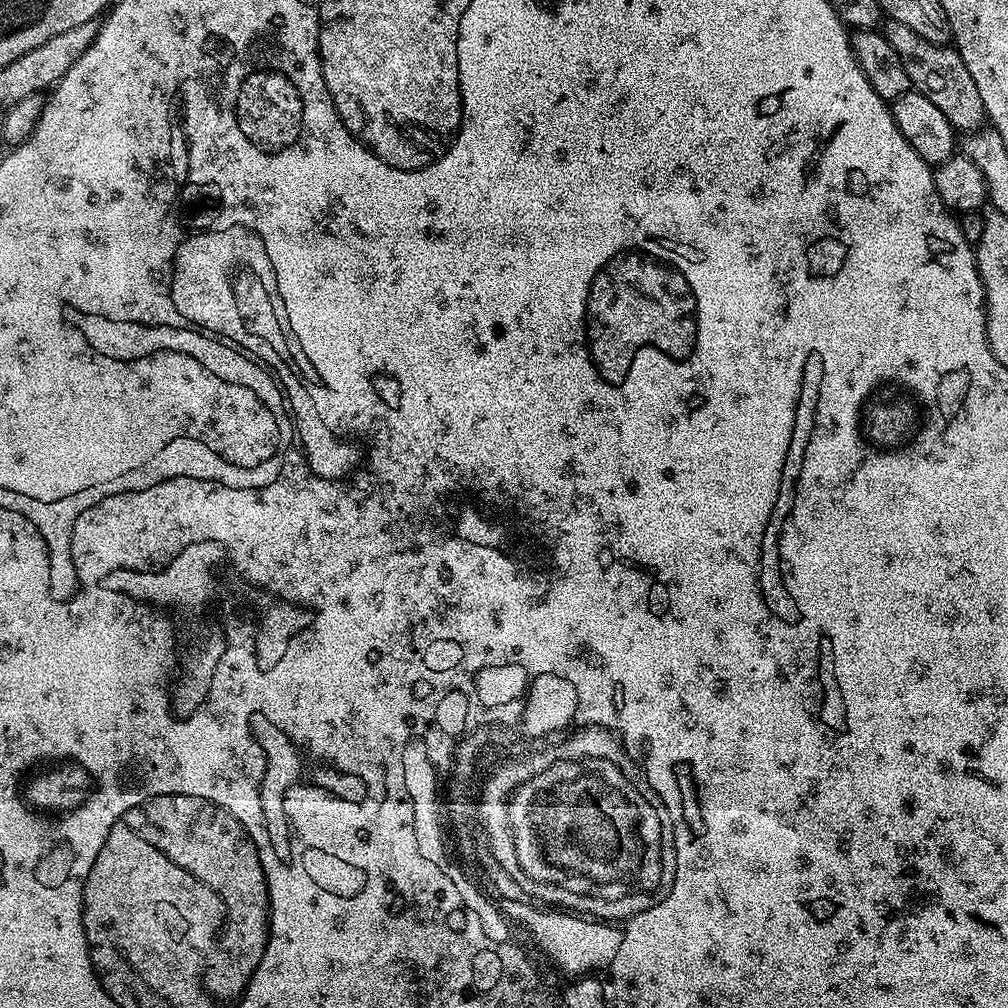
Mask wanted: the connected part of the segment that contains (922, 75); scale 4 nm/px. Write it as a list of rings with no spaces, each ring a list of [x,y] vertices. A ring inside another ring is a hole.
[[[888,20],[883,25],[882,34],[888,39],[890,46],[894,46],[898,58],[902,58],[902,66],[906,69],[912,88],[929,98],[946,115],[946,120],[956,131],[972,134],[985,125],[987,116],[982,96],[978,94],[974,77],[970,75],[970,70],[966,70],[966,62],[962,62],[955,47],[926,42],[922,34],[914,34],[910,26],[902,26],[902,22],[893,20]]]

